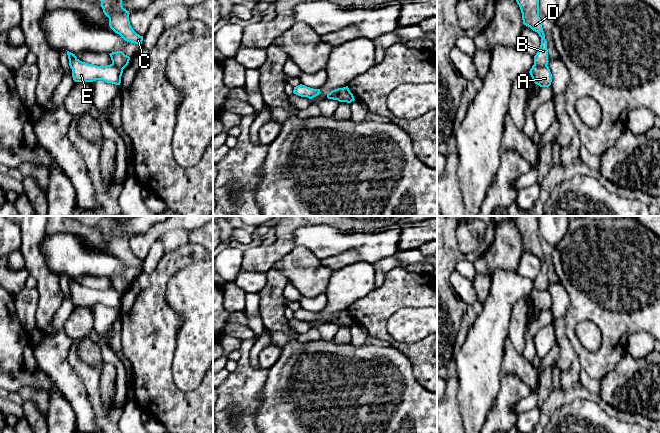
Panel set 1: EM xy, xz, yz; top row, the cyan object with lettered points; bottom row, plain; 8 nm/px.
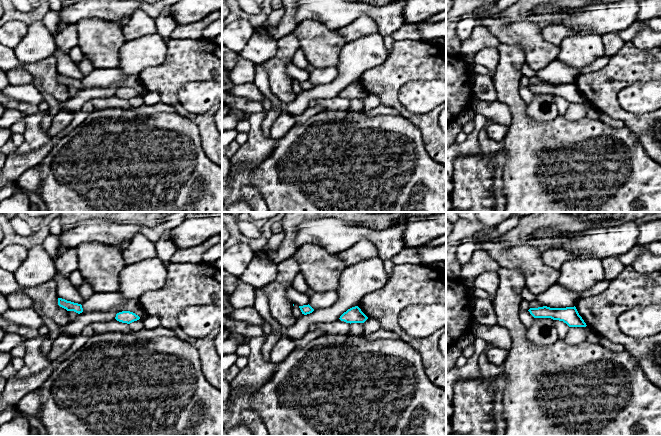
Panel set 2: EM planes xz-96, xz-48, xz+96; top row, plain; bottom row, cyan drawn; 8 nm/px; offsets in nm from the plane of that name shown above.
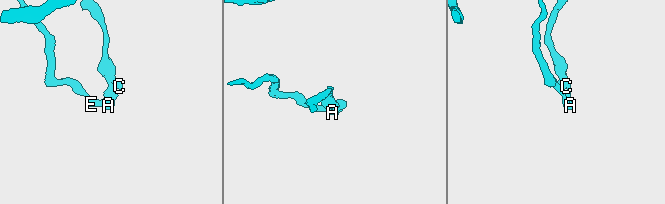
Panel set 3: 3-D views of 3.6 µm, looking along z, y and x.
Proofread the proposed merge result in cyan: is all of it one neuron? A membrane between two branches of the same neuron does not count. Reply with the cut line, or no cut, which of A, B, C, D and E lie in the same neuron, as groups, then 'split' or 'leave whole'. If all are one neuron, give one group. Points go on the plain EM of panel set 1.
cut yz (534, 288), (546, 290); groups A E / B C D; split

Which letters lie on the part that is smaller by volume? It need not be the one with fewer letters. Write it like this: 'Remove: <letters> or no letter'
Remove: A, E

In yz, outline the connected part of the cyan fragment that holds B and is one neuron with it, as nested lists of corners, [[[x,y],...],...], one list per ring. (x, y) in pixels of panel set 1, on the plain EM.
[[[513,216],[522,237],[523,248],[537,256],[541,261],[541,269],[534,280],[534,289],[548,289],[548,273],[545,258],[539,241],[538,216]]]

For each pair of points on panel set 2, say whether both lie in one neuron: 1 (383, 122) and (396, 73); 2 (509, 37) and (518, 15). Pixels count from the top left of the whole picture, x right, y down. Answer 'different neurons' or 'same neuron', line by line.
1: different neurons
2: different neurons

